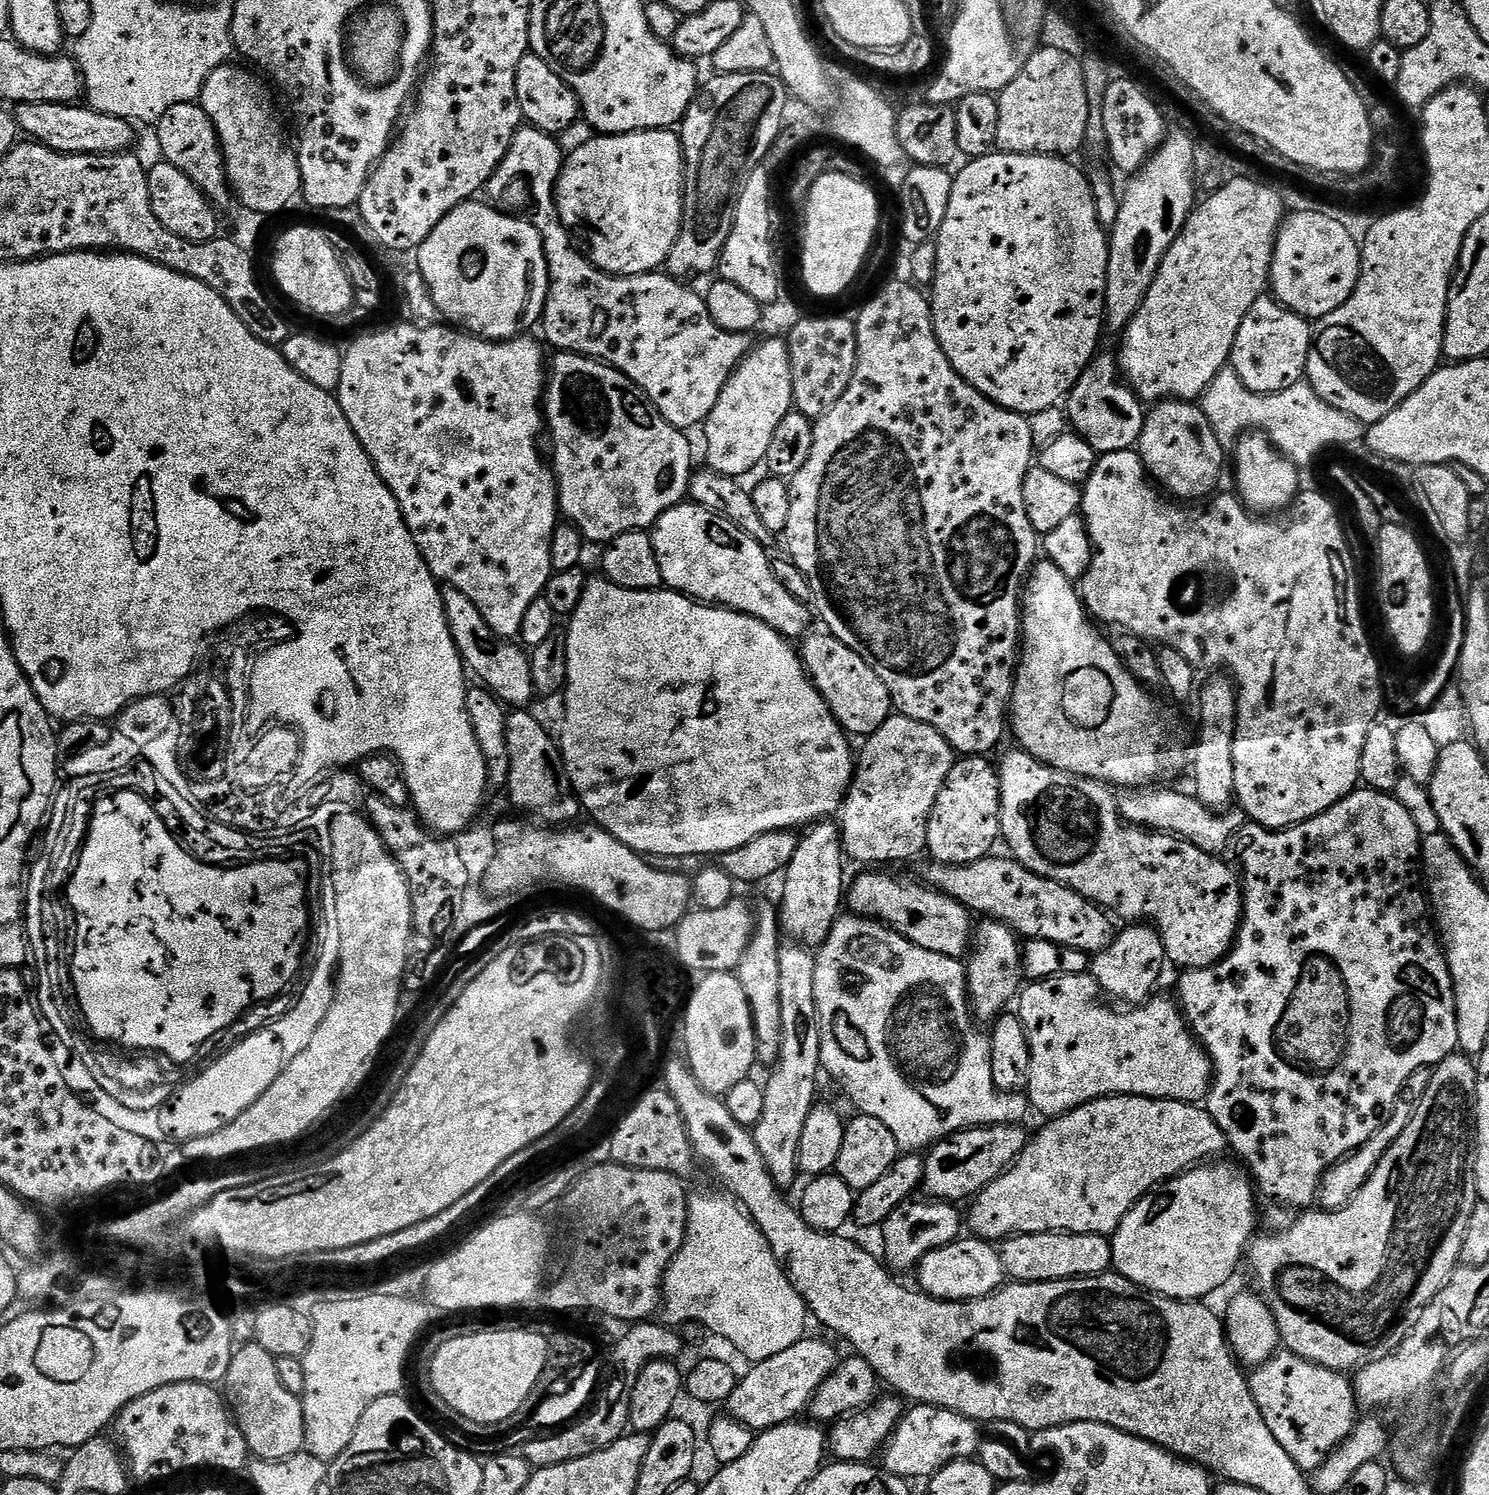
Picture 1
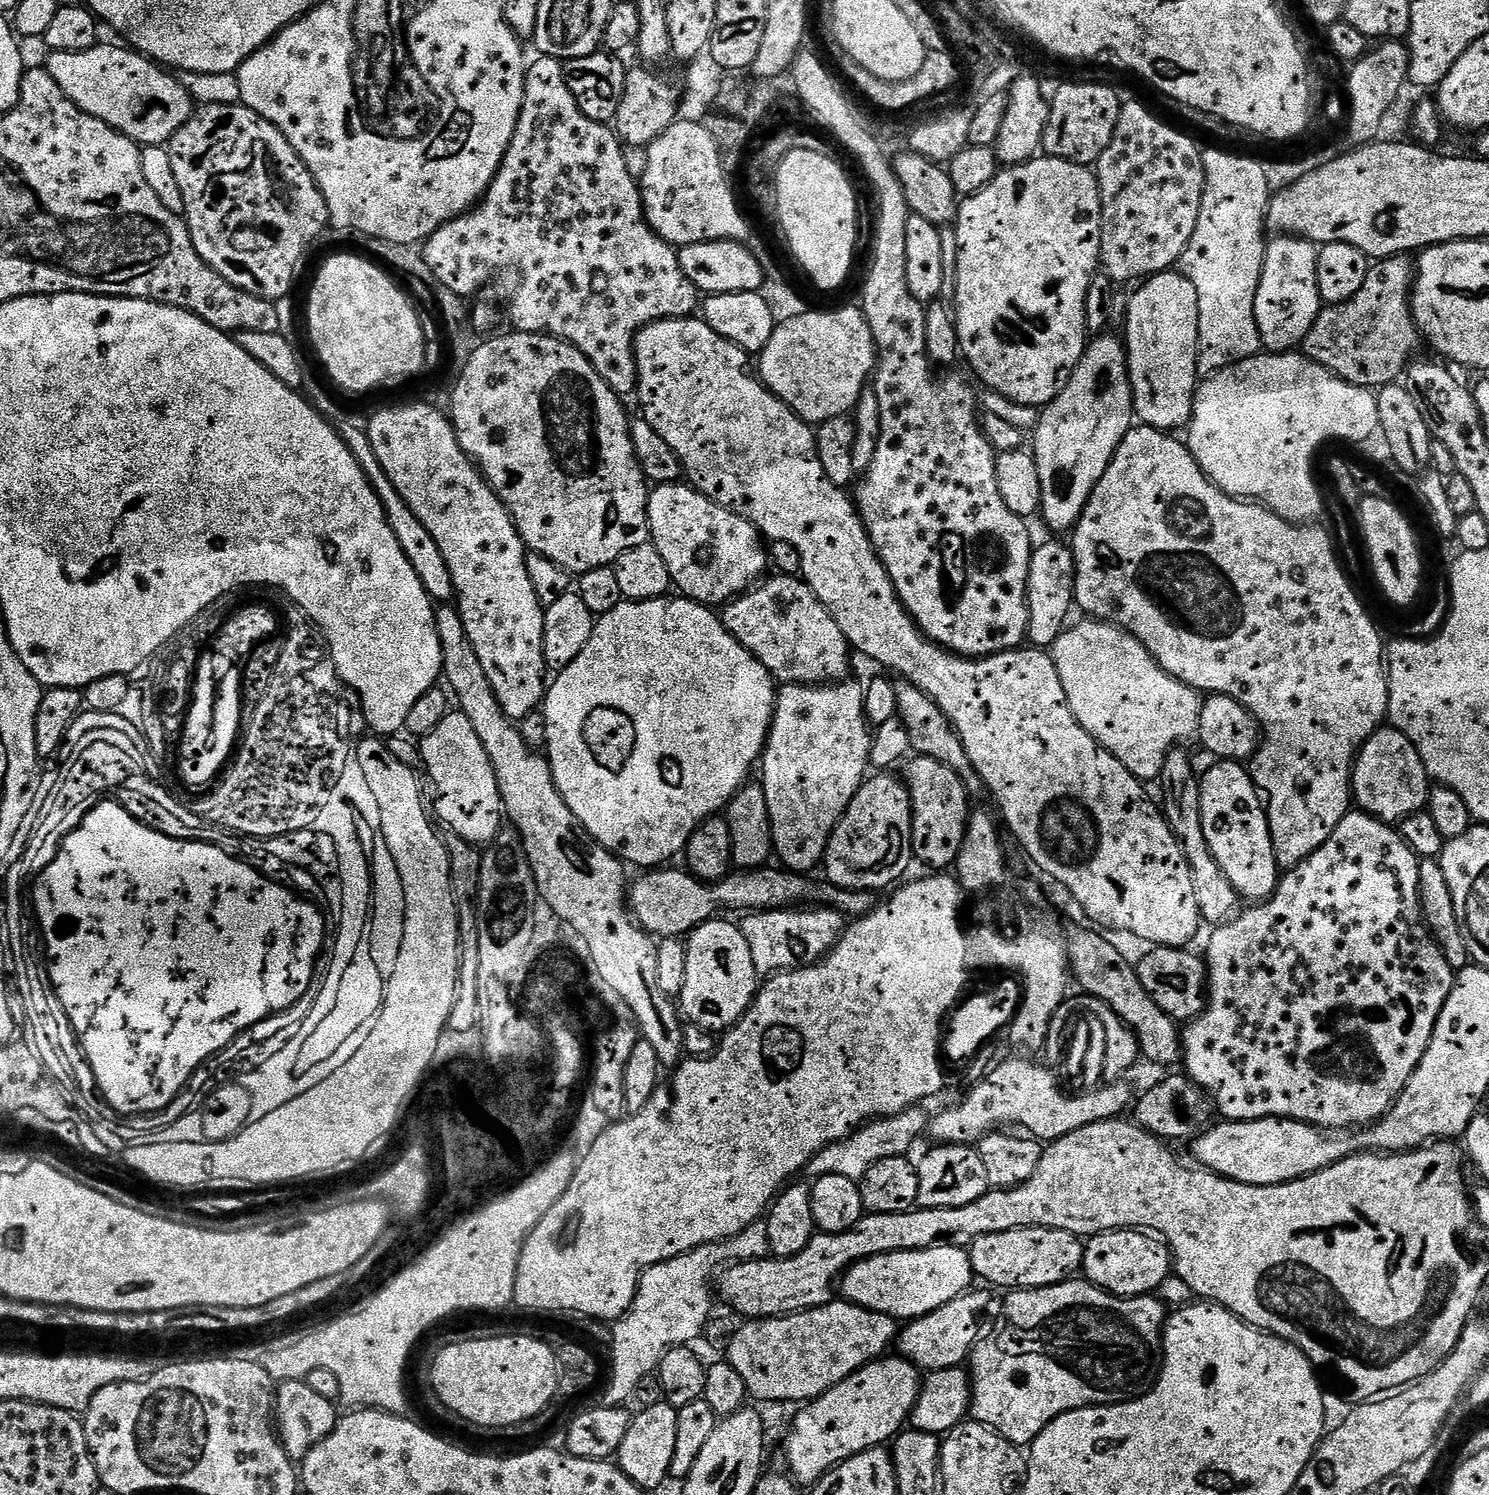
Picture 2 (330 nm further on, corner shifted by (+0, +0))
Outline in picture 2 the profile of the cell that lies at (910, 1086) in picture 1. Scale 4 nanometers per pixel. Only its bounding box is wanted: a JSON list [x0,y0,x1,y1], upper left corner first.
[739,906,846,978]

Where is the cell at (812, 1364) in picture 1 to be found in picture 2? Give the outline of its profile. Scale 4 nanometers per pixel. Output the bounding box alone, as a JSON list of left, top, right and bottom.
[898,1291,988,1373]

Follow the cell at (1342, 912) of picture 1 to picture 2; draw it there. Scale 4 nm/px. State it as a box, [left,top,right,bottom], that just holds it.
[1182,810,1454,1130]

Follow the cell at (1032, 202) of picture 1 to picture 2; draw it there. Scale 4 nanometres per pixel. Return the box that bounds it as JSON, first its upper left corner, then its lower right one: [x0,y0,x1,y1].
[954,154,1100,408]

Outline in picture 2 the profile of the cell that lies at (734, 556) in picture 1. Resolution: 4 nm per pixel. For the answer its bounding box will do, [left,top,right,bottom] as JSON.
[648,482,770,606]

